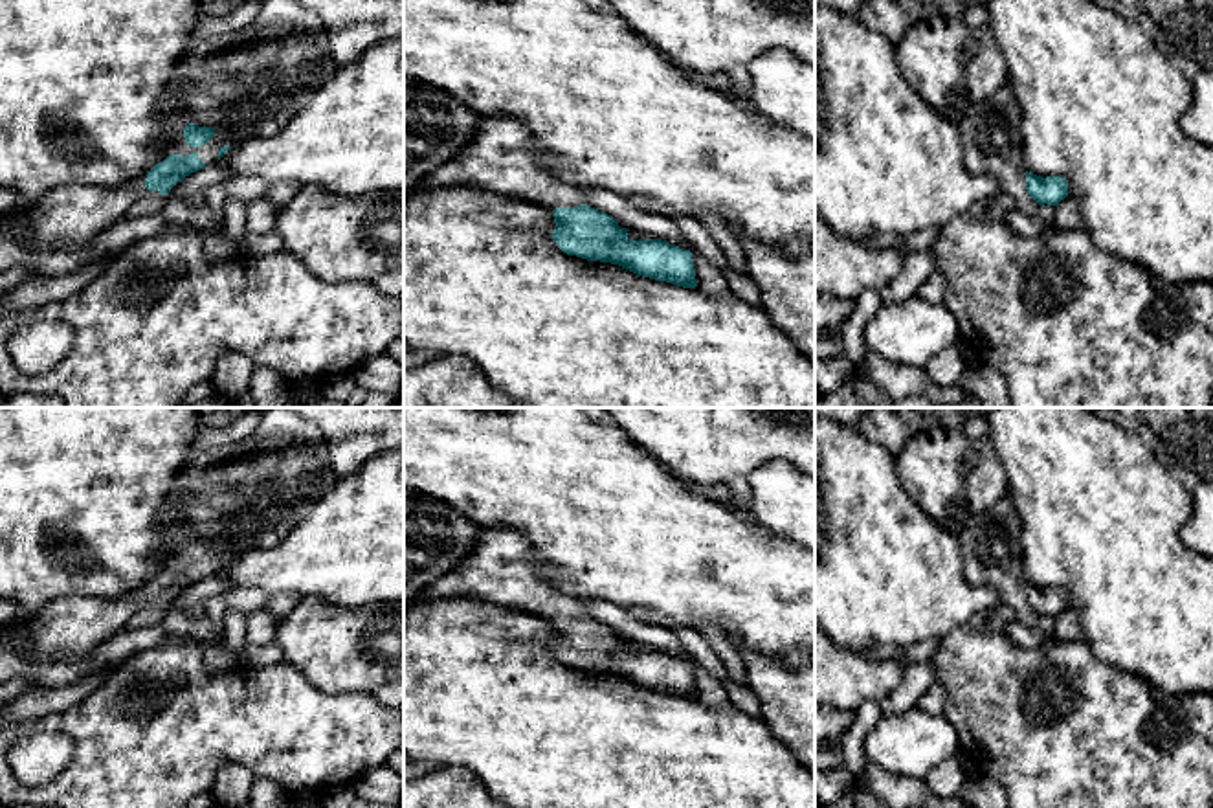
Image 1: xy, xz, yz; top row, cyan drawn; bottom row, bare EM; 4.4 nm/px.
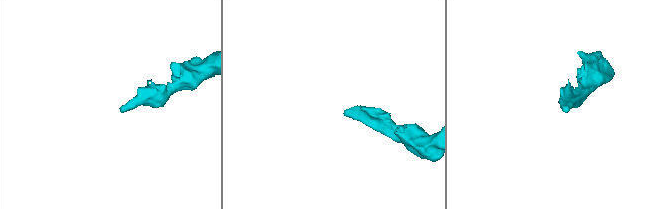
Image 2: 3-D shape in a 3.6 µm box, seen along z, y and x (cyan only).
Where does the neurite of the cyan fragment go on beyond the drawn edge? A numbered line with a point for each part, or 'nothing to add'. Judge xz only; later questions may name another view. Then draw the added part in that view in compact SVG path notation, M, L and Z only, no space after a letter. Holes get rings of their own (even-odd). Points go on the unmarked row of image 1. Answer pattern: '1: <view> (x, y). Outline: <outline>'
1: xz (501, 570). Outline: M483 529L473 551L448 575L422 589L418 600L472 599L543 617L582 615L578 595L565 593L536 571L529 542L516 531Z

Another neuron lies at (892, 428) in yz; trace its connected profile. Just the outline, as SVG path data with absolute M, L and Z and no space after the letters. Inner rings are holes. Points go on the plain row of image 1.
M866 408L862 421L855 426L872 443L897 457L903 446L932 428L962 428L989 408Z

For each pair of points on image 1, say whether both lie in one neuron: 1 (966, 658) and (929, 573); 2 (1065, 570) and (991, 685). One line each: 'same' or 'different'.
1: different
2: different

